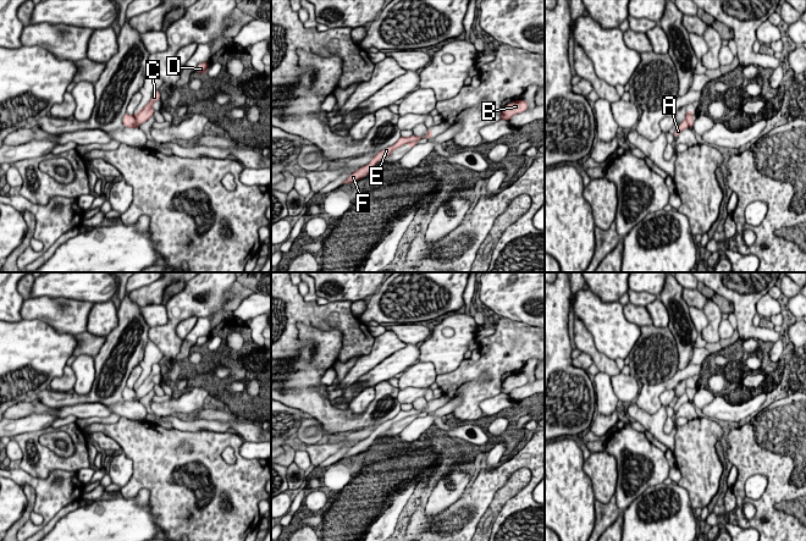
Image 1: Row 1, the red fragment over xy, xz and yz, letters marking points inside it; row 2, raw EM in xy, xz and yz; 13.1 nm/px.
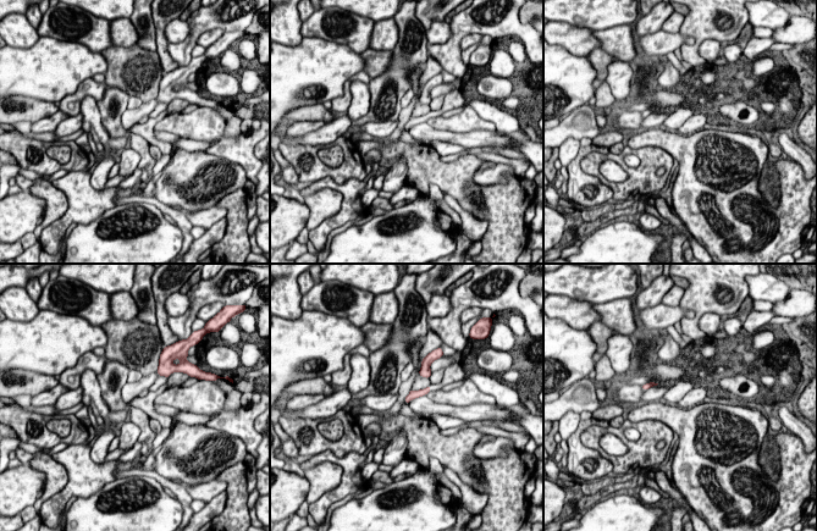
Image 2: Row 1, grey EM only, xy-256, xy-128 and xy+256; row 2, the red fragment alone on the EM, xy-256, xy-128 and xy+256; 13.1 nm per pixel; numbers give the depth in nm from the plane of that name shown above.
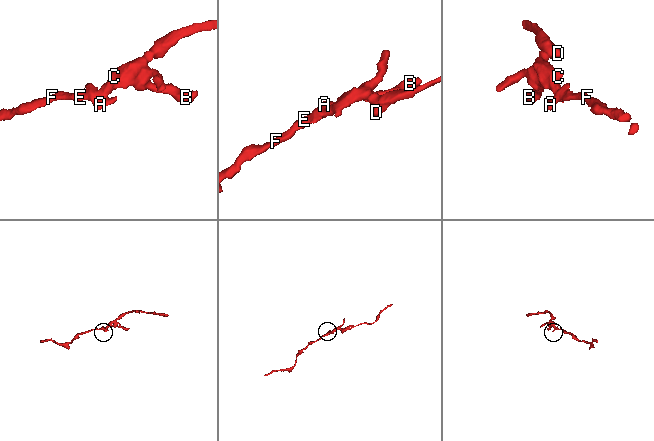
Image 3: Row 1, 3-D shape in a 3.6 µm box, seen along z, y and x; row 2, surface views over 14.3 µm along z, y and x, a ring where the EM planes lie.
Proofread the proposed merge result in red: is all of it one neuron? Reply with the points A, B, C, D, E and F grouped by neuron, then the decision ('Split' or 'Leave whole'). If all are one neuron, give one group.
Groups: A E F / B C D. Split

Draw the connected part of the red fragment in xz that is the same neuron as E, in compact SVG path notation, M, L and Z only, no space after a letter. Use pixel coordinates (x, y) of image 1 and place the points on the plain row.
M429 402L427 408L425 410L418 410L415 408L413 408L410 410L401 410L393 419L385 421L383 424L375 427L375 430L371 432L371 435L369 437L366 437L365 440L358 442L353 447L350 447L350 449L343 456L343 458L352 457L354 454L363 452L364 449L366 449L369 446L371 446L374 443L375 438L379 435L390 430L393 424L401 421L402 419L404 419L407 416L419 414L421 412L426 412L426 413L432 412L432 402Z

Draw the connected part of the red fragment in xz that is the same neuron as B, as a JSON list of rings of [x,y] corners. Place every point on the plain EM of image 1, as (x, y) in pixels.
[[[520,372],[506,379],[501,386],[501,393],[509,394],[515,387],[526,385],[529,377]]]

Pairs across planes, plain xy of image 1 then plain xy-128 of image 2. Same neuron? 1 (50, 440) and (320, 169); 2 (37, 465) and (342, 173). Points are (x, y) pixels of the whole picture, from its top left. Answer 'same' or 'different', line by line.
1: different
2: same

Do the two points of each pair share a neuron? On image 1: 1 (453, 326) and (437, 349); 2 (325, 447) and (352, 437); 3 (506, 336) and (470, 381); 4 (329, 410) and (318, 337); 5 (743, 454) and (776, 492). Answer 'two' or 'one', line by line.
1: one
2: one
3: one
4: one
5: one

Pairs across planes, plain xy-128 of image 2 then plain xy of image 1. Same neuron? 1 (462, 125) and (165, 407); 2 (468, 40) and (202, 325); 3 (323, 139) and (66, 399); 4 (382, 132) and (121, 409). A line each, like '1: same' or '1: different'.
1: same
2: different
3: different
4: different

